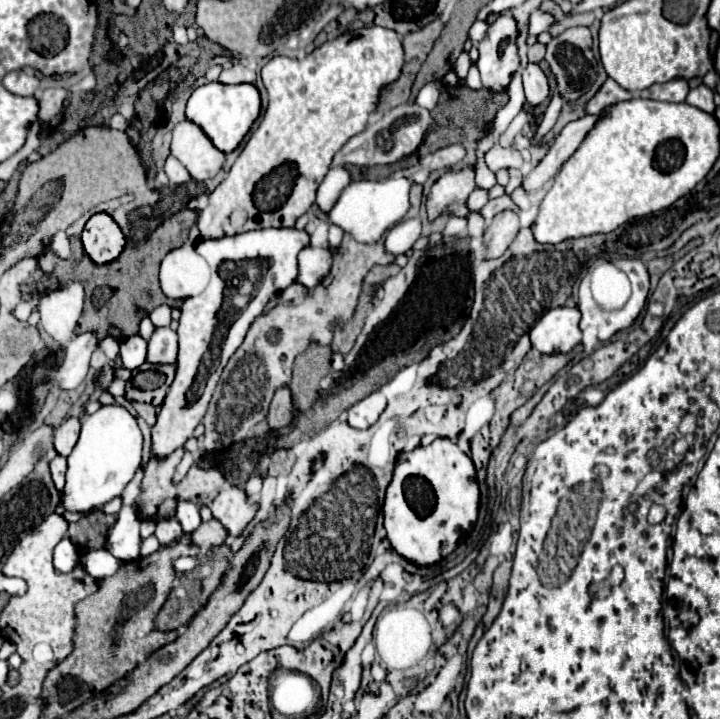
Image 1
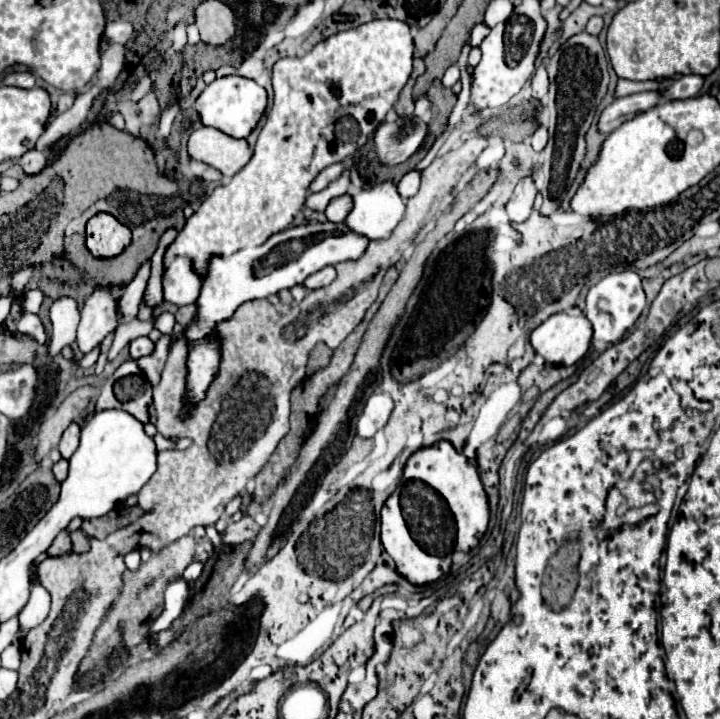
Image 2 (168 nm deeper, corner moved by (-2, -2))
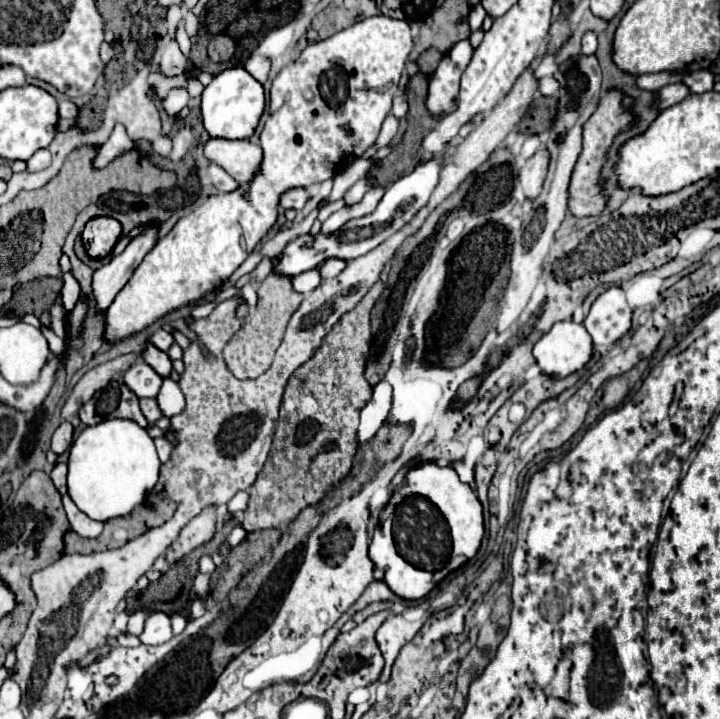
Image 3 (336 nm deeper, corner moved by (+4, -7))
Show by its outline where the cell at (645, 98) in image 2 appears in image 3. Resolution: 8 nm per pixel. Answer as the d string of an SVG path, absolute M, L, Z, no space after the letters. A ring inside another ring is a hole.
M672 83L672 85L666 85L666 87L662 87L662 91L660 91L660 109L668 109L668 107L672 107L672 105L676 105L676 103L680 103L686 95L690 95L690 89L688 89L688 85L686 83Z

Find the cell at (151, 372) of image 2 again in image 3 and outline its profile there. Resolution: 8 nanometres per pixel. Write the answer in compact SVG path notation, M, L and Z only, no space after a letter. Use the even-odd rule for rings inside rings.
M138 359L126 373L124 373L124 383L128 385L128 389L132 393L136 393L136 397L156 397L162 385L162 377L158 377L158 373L154 373L154 369L150 369L150 365L146 365L146 361Z

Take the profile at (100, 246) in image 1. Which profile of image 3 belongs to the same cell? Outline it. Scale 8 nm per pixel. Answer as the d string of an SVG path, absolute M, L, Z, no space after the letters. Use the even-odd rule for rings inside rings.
M94 217L86 223L82 241L84 241L86 253L94 259L100 259L100 257L106 257L114 249L120 235L122 235L122 225L116 219Z

